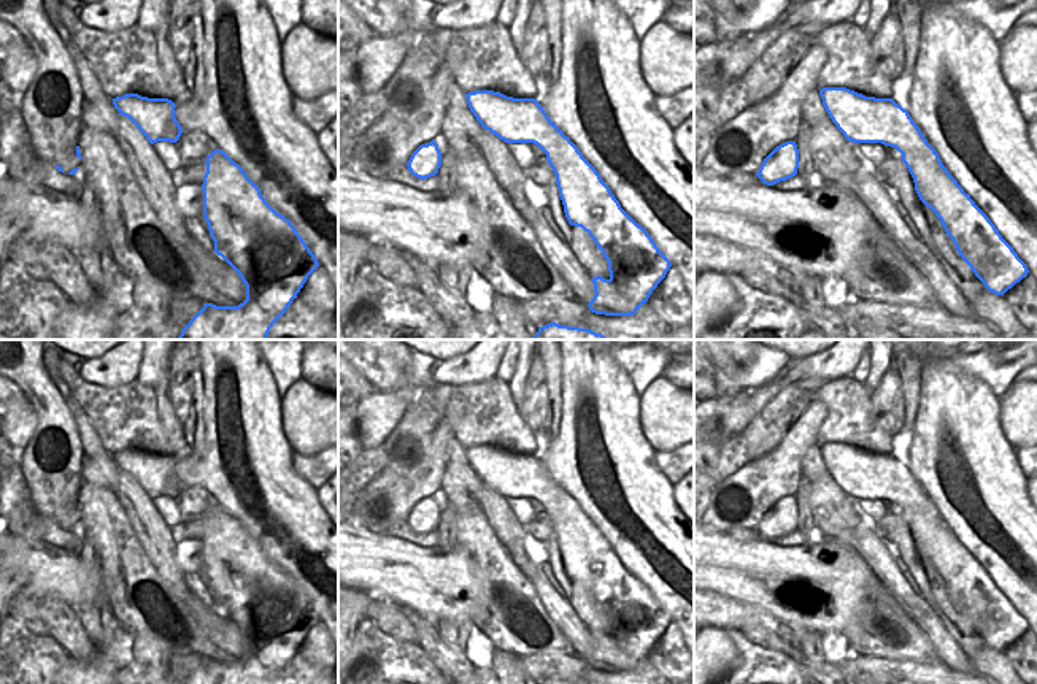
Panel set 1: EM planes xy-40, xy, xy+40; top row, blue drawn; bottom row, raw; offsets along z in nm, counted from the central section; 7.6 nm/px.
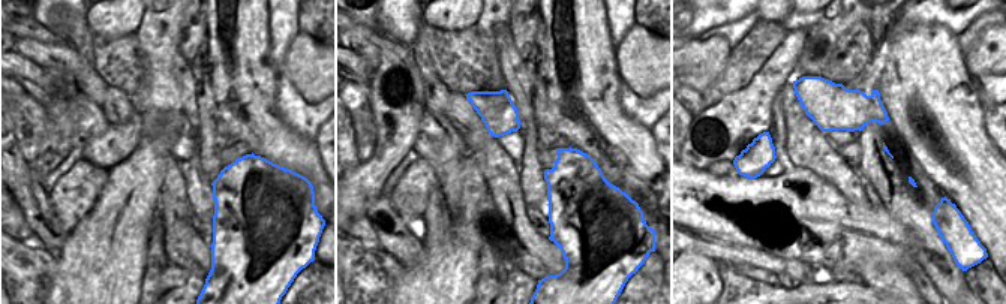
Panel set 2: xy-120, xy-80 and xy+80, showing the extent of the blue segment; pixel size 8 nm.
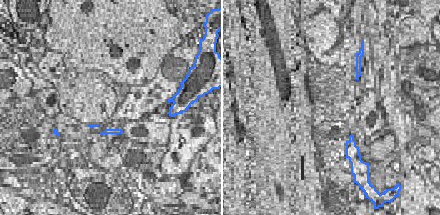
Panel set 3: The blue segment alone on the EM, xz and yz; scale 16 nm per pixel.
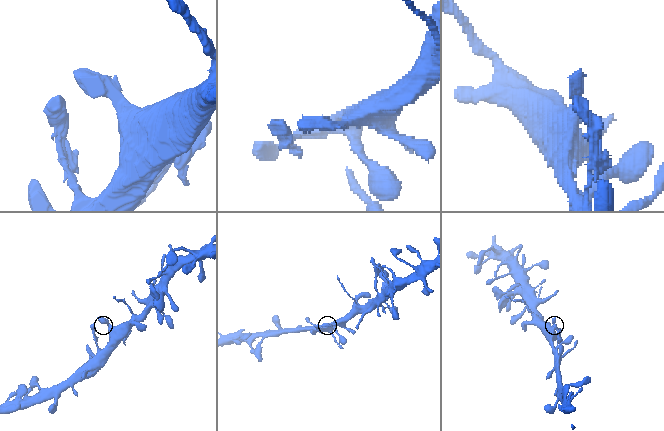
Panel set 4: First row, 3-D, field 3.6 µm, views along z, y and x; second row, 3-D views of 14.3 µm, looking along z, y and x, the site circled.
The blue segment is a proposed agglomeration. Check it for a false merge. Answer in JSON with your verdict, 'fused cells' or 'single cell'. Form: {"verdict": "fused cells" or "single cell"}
{"verdict": "single cell"}

